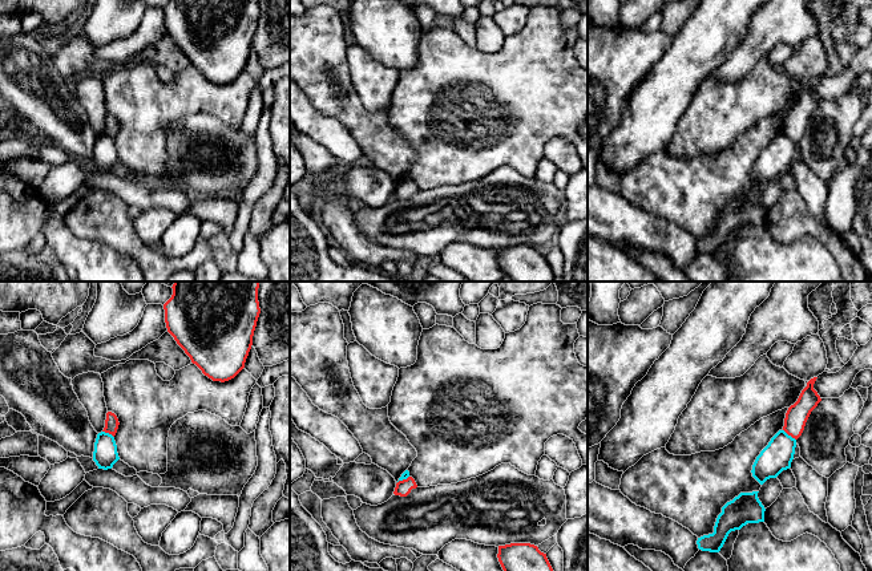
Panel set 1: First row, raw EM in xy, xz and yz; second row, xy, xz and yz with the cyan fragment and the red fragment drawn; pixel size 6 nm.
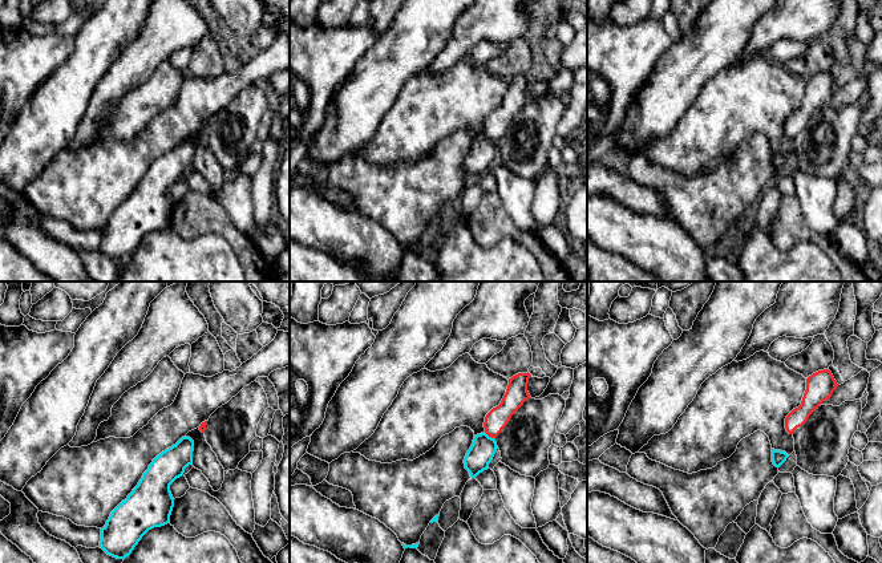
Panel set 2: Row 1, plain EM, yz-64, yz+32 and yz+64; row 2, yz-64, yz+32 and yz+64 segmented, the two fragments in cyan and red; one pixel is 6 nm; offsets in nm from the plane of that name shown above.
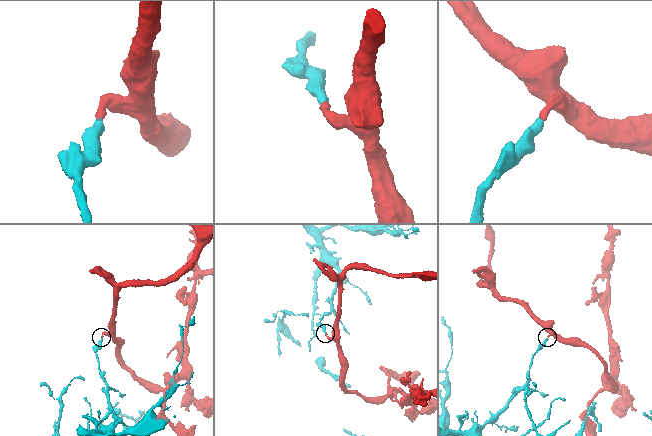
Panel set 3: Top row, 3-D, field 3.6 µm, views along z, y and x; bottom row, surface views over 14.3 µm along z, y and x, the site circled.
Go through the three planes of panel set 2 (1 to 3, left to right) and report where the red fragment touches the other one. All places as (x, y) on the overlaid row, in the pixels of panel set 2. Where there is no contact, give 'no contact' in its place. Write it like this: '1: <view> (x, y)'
1: no contact
2: yz+32 (490, 437)
3: no contact

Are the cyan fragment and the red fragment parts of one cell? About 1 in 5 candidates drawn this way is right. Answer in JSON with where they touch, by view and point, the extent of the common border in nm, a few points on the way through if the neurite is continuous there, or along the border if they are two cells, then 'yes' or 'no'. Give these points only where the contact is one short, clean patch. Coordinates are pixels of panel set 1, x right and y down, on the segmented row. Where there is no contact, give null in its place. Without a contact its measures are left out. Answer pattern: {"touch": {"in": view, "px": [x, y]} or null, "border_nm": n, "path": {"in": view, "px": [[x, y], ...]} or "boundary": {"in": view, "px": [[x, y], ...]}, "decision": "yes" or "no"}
{"touch": {"in": "yz", "px": [790, 436]}, "border_nm": 100, "boundary": {"in": "yz", "px": [[783, 429], [795, 440]]}, "decision": "no"}

